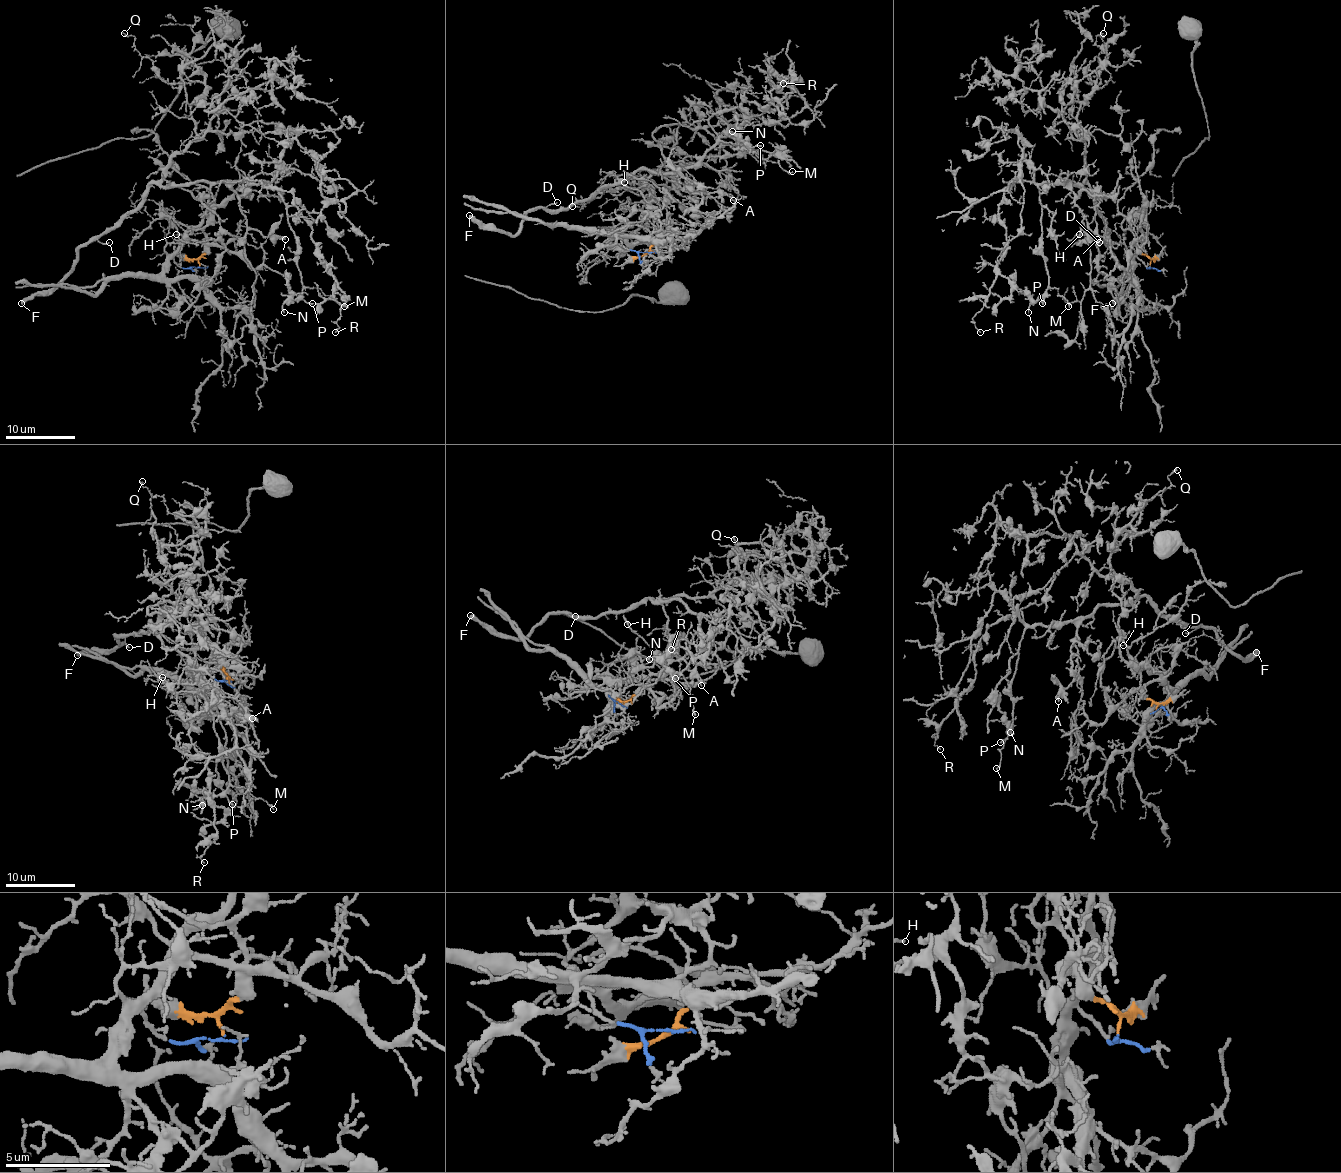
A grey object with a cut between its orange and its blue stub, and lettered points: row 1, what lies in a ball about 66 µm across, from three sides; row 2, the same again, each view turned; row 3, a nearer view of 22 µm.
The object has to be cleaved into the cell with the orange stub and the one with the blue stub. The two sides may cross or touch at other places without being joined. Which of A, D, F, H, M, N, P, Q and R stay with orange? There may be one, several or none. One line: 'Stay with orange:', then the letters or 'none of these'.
Stay with orange: A, D, F, H, M, N, P, Q, R

